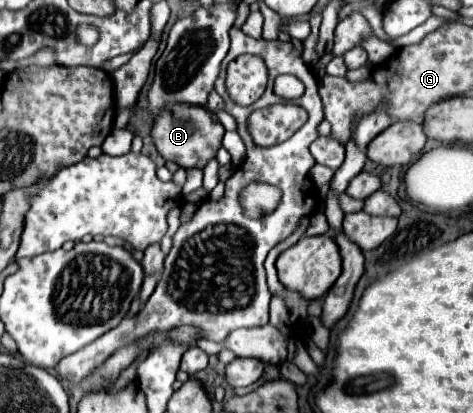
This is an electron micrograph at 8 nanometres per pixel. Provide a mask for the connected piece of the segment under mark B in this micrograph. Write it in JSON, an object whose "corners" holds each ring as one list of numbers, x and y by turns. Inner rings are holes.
{"corners":[[167,108,163,116,159,116,159,124,151,130,151,138,165,160,179,164,181,168,205,168,221,148,225,128,219,118,207,108]]}

